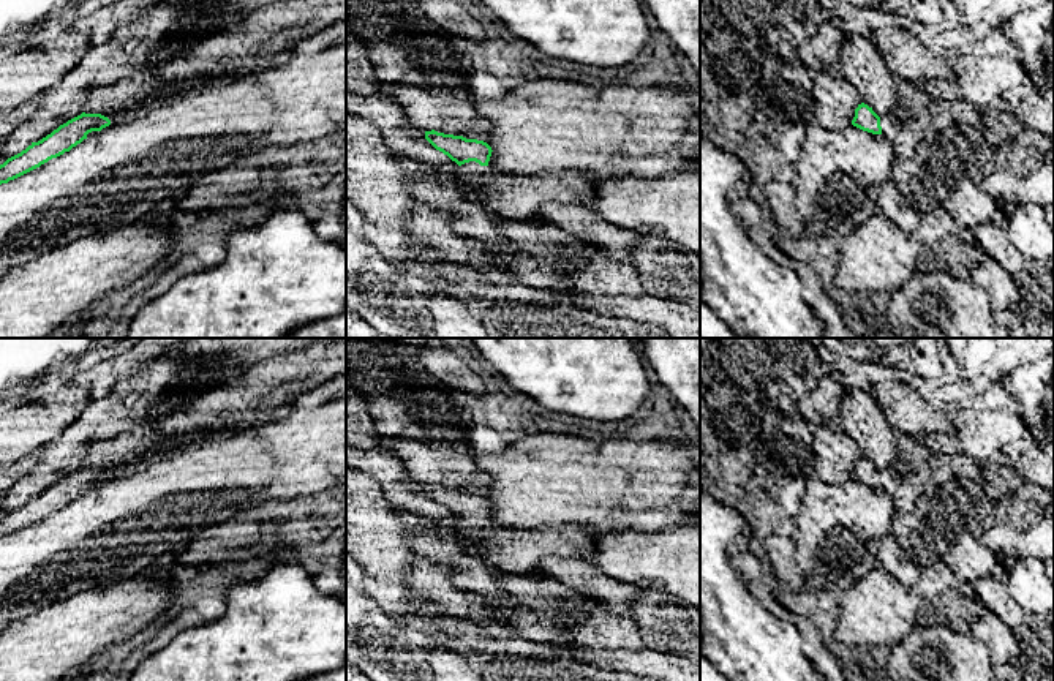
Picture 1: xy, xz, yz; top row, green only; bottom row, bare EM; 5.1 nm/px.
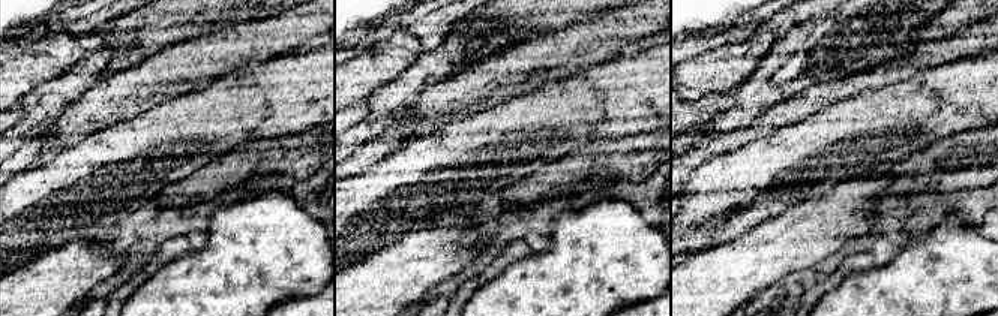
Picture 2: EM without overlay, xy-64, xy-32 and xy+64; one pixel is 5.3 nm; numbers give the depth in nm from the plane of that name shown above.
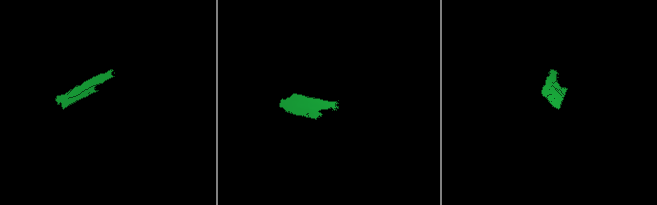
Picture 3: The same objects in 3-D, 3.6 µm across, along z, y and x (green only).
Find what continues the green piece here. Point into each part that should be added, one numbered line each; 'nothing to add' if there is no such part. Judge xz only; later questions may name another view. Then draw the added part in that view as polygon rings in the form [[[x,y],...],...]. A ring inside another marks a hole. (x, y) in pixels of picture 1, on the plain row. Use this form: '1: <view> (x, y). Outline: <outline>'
1: xz (515, 552). Outline: [[[469,515],[452,528],[465,540],[463,551],[512,577],[537,574],[544,556],[591,561],[596,553],[596,534],[583,526],[498,528]]]

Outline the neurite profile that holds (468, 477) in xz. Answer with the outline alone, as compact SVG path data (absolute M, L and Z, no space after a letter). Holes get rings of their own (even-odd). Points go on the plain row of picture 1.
M389 438L384 447L398 458L411 479L420 485L438 485L482 495L491 477L476 466L471 453L455 449Z

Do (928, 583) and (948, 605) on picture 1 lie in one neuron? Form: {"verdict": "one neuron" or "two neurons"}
{"verdict": "one neuron"}

